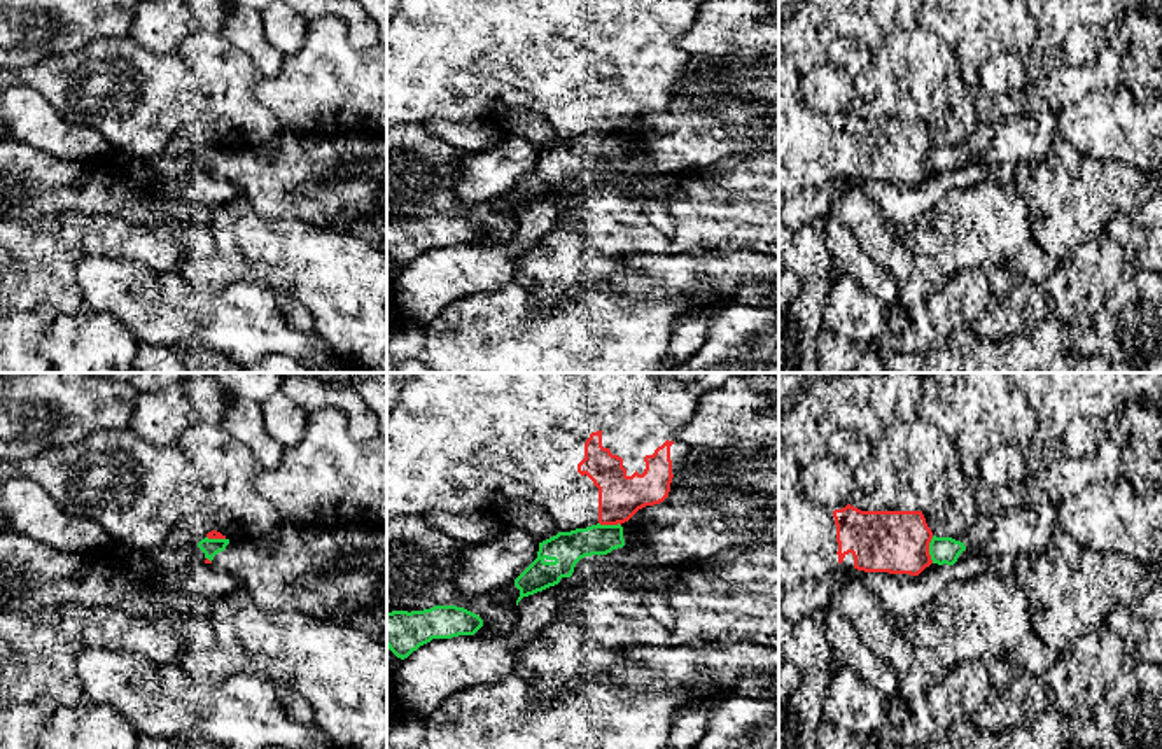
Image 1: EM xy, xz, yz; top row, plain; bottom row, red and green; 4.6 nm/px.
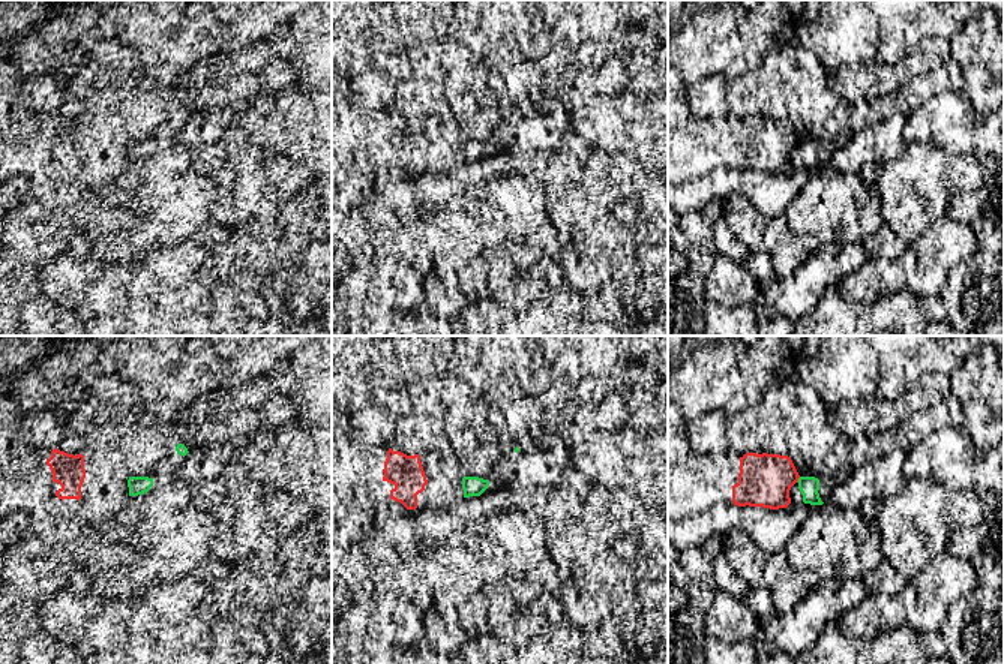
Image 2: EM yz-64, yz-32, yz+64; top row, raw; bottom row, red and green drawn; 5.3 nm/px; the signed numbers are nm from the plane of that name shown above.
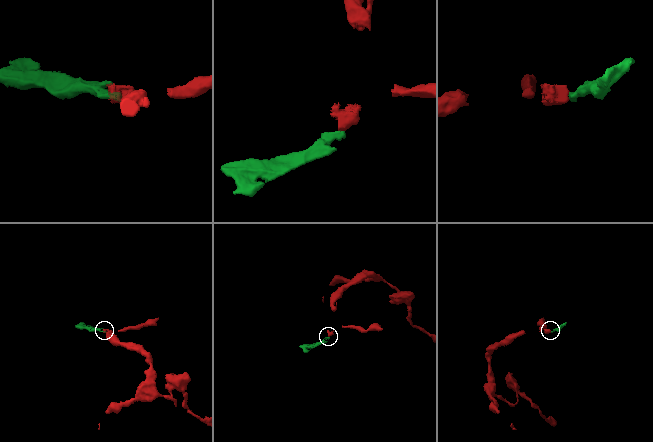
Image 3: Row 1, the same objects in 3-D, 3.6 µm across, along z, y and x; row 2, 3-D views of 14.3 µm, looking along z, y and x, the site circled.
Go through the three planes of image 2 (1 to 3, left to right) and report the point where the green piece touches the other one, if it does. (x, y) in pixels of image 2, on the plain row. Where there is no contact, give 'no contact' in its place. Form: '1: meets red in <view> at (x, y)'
1: no contact
2: no contact
3: meets red in yz+64 at (797, 144)

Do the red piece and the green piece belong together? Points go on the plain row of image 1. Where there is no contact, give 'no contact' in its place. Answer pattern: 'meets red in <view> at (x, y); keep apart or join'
meets red in yz at (928, 158); keep apart

